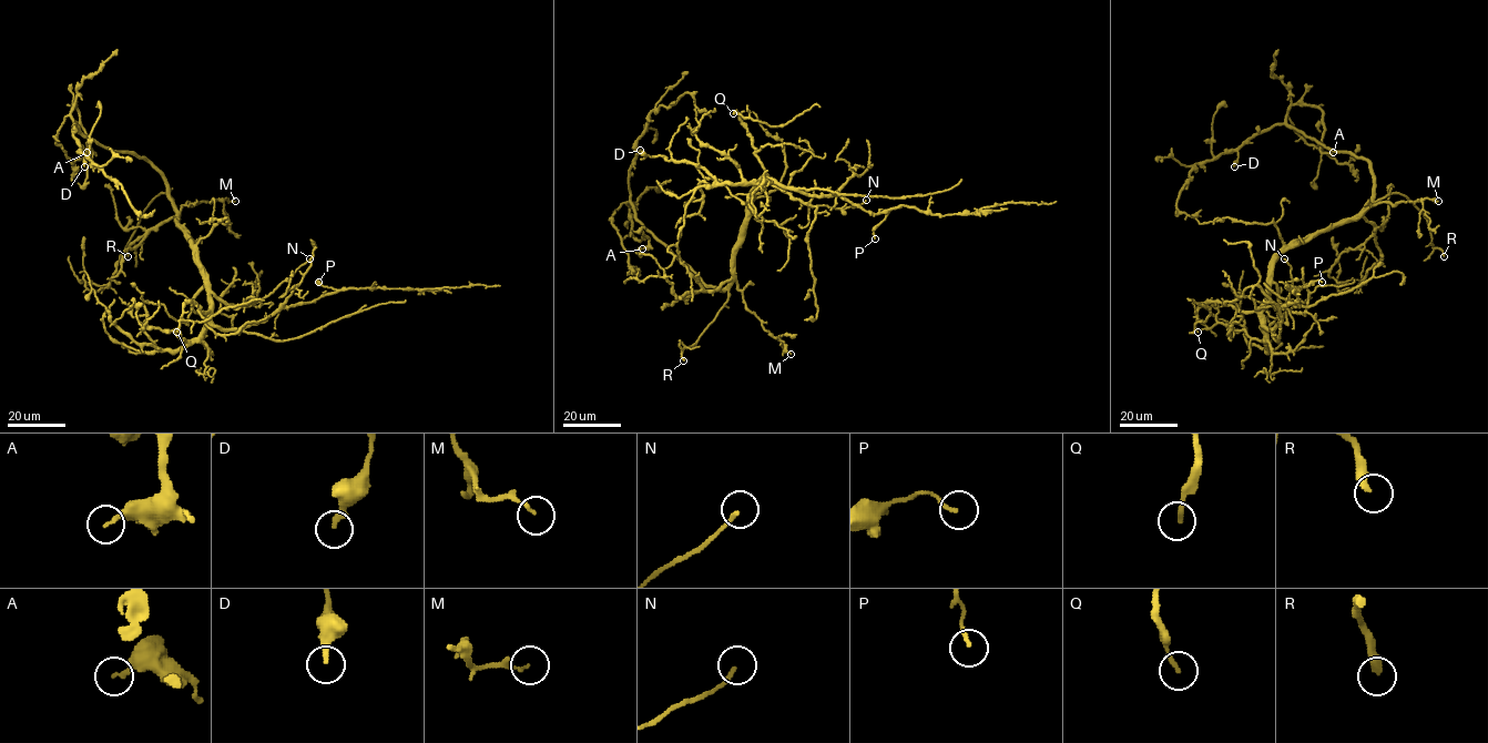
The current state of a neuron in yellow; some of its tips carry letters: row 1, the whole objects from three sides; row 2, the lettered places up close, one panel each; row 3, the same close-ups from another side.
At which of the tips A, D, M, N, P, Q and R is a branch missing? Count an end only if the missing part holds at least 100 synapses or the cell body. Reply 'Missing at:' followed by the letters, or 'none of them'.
Missing at: R

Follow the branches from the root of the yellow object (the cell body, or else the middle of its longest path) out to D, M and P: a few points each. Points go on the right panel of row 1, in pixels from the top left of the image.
D: (1320, 233), (1353, 220), (1371, 199), (1374, 174), (1366, 161), (1274, 124), (1239, 150), (1234, 166)
M: (1320, 233), (1383, 202), (1396, 204), (1425, 199), (1438, 201)
P: (1320, 233), (1278, 256), (1263, 324), (1272, 328), (1280, 321), (1278, 308), (1297, 299), (1293, 288), (1322, 282)

